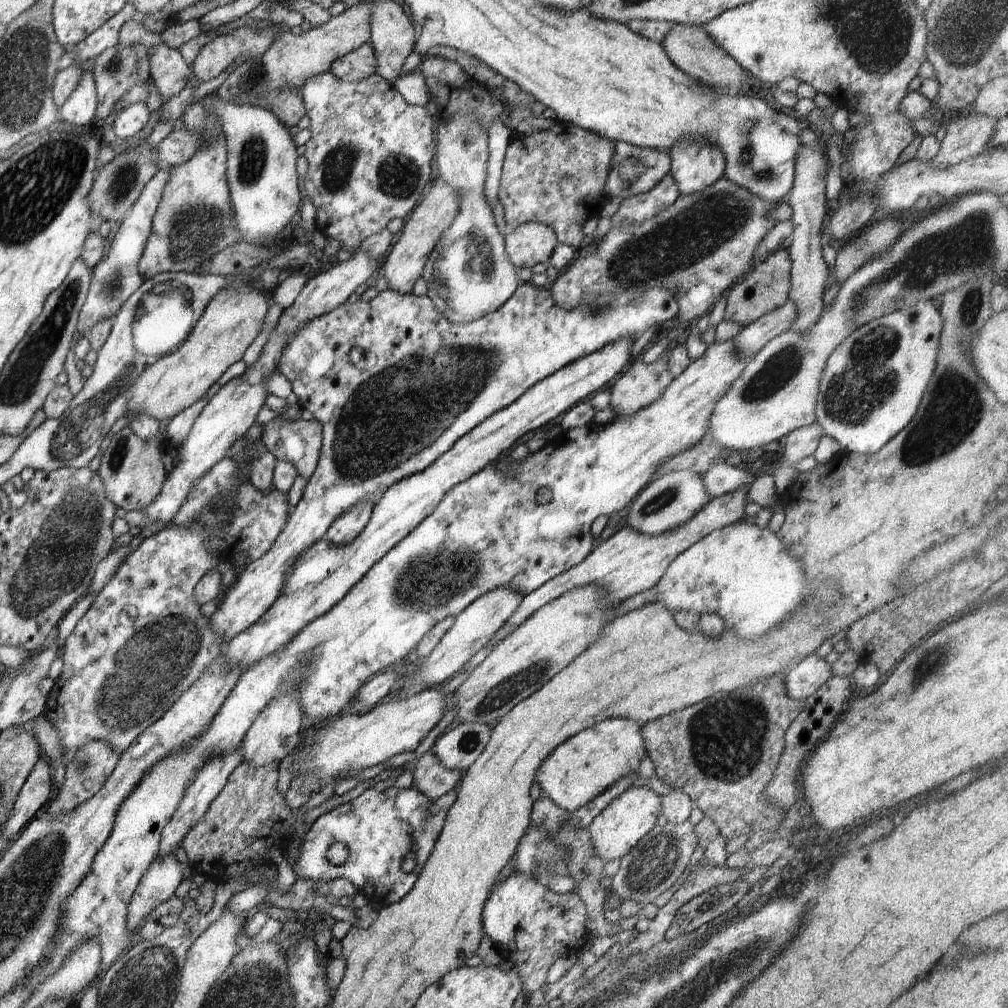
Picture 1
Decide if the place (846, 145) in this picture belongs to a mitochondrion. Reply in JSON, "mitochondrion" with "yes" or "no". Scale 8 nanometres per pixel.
{"mitochondrion":"no"}

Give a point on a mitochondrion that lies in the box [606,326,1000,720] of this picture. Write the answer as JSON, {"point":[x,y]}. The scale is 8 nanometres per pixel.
{"point":[954,407]}

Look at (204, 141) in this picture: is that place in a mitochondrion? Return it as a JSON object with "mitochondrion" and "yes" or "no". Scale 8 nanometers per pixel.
{"mitochondrion":"no"}

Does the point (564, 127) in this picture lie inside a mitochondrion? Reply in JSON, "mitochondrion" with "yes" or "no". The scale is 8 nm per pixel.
{"mitochondrion":"no"}

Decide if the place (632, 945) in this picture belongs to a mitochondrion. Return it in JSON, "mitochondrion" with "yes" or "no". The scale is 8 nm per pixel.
{"mitochondrion":"no"}

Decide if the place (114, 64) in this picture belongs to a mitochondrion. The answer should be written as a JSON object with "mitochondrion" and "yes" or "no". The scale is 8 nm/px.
{"mitochondrion":"yes"}

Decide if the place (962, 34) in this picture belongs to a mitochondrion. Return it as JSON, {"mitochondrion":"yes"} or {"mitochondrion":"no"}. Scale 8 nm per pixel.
{"mitochondrion":"yes"}

